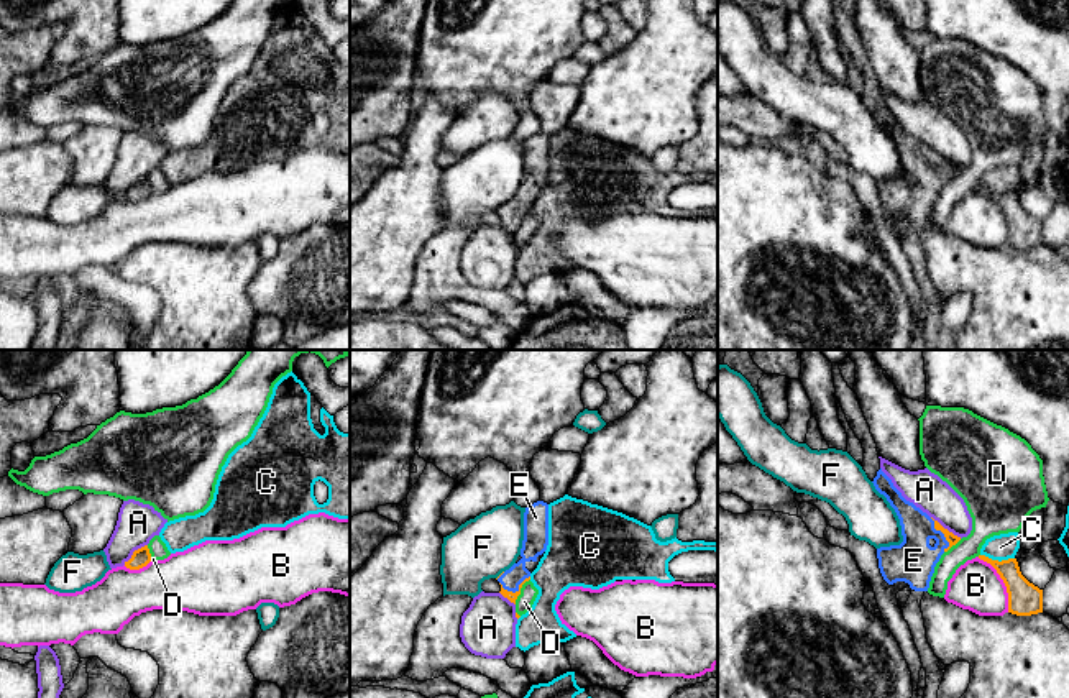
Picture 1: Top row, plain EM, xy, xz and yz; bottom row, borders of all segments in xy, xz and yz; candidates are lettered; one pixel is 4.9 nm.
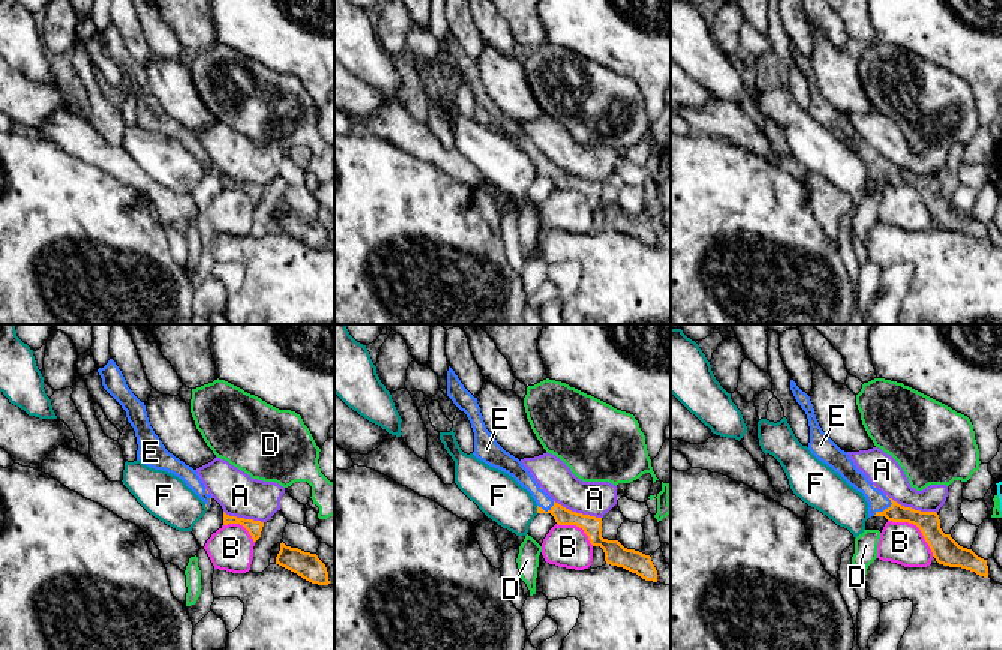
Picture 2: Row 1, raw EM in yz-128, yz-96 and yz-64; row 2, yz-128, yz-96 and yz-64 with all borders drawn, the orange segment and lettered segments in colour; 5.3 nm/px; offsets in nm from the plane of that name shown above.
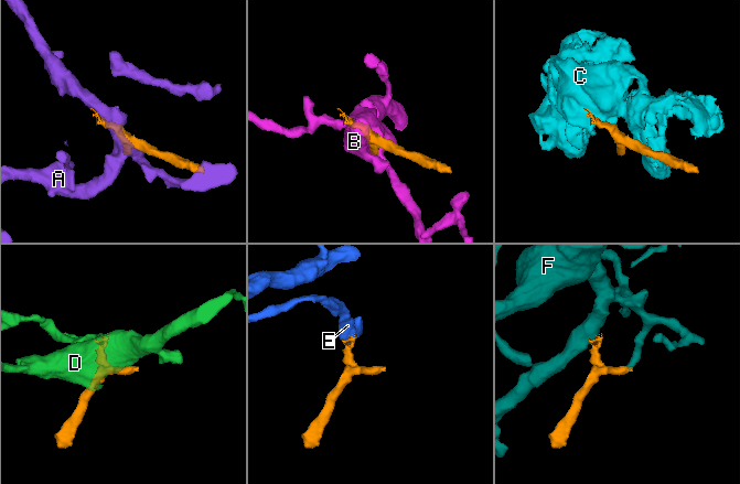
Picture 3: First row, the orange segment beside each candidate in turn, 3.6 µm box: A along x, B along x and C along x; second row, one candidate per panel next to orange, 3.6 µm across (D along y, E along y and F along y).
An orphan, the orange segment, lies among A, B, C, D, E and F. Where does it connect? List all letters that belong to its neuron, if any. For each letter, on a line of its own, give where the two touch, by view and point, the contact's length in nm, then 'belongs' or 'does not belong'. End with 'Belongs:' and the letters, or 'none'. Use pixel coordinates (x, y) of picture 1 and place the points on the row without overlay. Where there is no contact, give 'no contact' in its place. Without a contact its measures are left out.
A: yz (946, 161) | 190 nm | does not belong
B: yz (1004, 214) | 320 nm | does not belong
C: yz (997, 192) | 170 nm | does not belong
D: xz (519, 224) | 150 nm | does not belong
E: yz (943, 165) | 180 nm | belongs
F: xz (500, 207) | 60 nm | does not belong
Belongs: E

